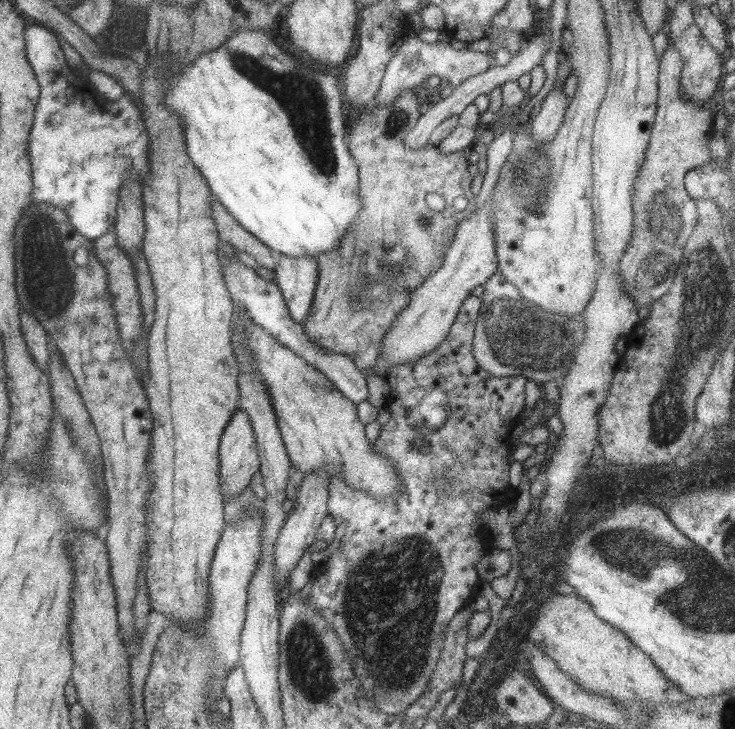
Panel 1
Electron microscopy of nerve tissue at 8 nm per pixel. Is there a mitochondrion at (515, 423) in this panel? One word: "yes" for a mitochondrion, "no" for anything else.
no

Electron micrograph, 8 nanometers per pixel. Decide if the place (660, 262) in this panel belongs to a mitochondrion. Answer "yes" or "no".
yes

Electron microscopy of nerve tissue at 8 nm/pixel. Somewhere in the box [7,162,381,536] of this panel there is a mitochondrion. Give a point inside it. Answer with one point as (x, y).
(53, 277)

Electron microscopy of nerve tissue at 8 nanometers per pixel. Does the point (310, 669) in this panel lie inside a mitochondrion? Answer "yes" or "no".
yes

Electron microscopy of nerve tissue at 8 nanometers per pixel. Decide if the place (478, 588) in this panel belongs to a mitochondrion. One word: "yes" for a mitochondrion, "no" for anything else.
no

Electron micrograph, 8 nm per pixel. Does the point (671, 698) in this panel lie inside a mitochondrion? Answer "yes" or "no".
no

